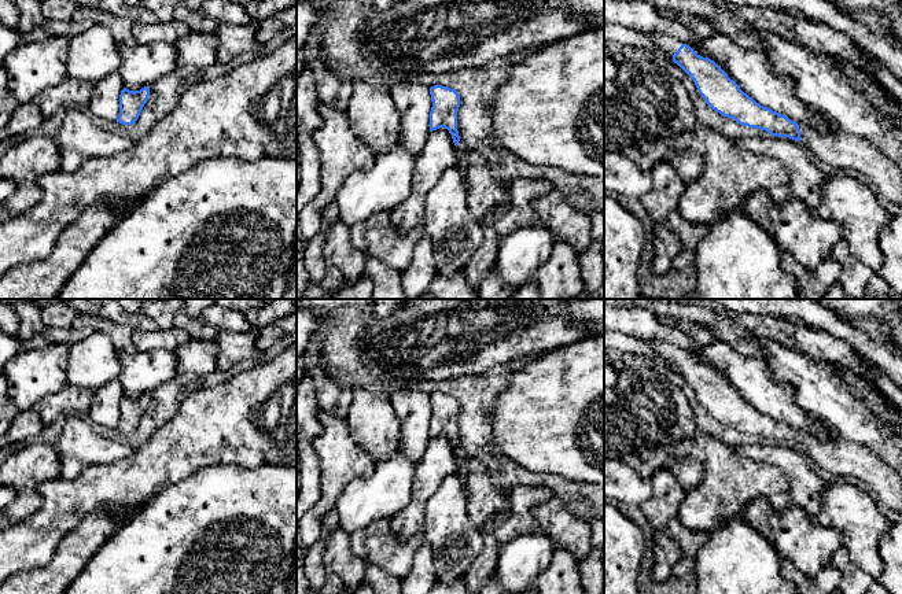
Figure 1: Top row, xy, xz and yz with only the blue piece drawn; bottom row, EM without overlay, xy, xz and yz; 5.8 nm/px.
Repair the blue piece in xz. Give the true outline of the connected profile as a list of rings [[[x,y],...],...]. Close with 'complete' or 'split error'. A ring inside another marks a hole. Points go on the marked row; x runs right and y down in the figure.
[[[442,85],[430,88],[432,107],[430,111],[430,132],[445,128],[452,134],[457,147],[456,167],[465,174],[468,166],[468,148],[463,143],[457,130],[457,110],[460,107],[460,96],[454,89]]] | split error

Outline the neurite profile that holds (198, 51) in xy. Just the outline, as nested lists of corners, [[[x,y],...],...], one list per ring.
[[[191,32],[176,41],[177,67],[205,70],[217,62],[217,34]]]

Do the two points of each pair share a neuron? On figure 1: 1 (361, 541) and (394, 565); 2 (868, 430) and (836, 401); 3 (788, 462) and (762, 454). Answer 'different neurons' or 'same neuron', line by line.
1: same neuron
2: same neuron
3: same neuron

